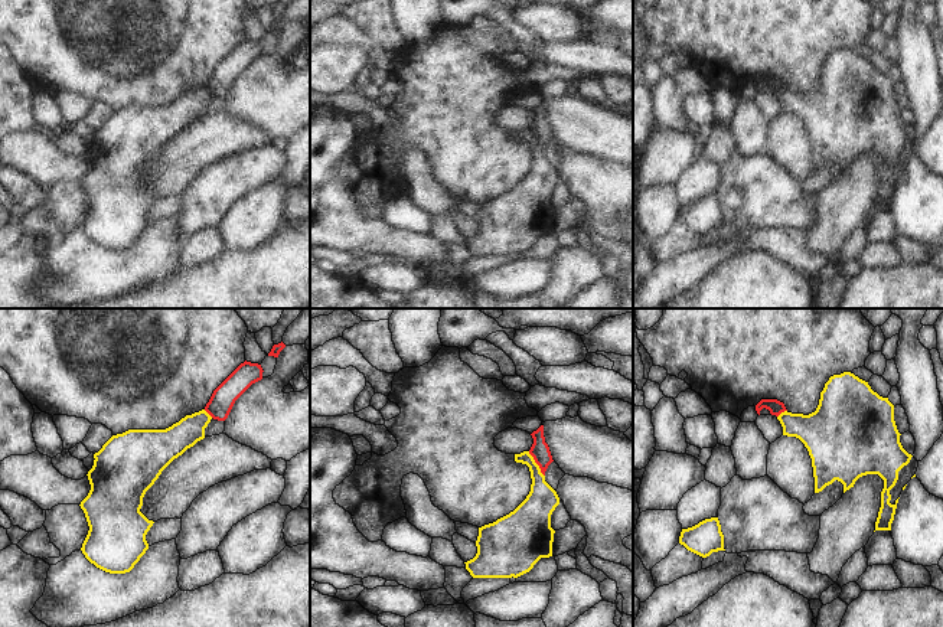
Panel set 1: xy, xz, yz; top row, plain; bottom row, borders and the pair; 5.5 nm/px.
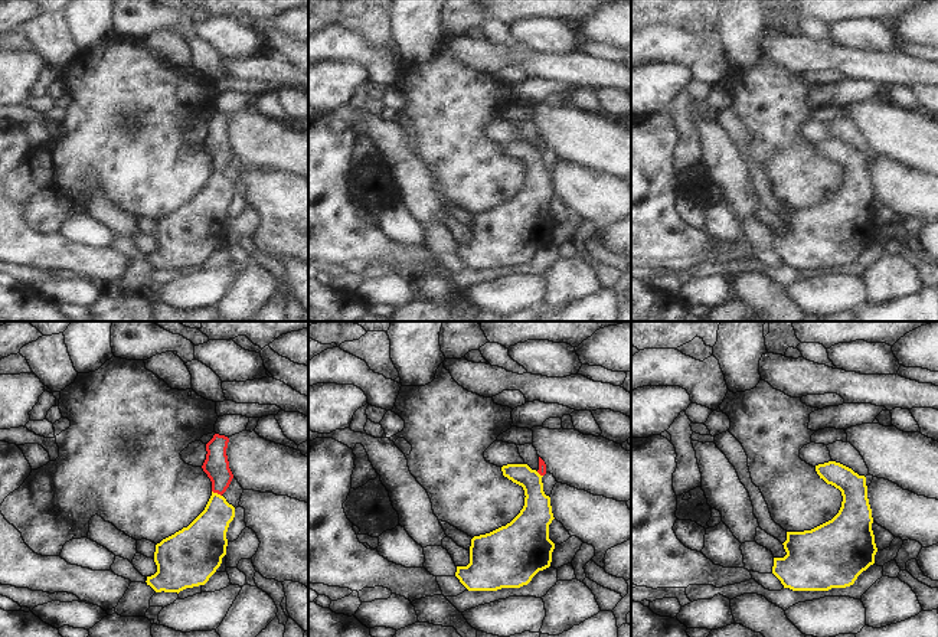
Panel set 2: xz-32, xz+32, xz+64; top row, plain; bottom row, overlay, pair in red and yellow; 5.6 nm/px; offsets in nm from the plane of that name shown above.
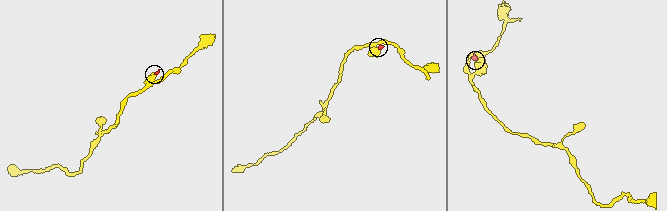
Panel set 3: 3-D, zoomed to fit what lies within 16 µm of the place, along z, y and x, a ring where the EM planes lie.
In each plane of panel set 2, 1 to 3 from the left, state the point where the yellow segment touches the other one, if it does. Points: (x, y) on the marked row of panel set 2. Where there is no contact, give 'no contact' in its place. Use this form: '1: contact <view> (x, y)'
1: contact xz-32 (216, 492)
2: contact xz+32 (539, 473)
3: no contact

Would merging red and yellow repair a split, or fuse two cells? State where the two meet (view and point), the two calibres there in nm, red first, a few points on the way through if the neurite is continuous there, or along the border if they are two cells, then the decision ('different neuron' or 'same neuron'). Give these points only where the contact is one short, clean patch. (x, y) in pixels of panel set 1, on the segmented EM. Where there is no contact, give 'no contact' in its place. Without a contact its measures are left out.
contact xz (537, 463); calibres 110 and 170 nm; border xz (528, 451), (544, 476); different neuron

